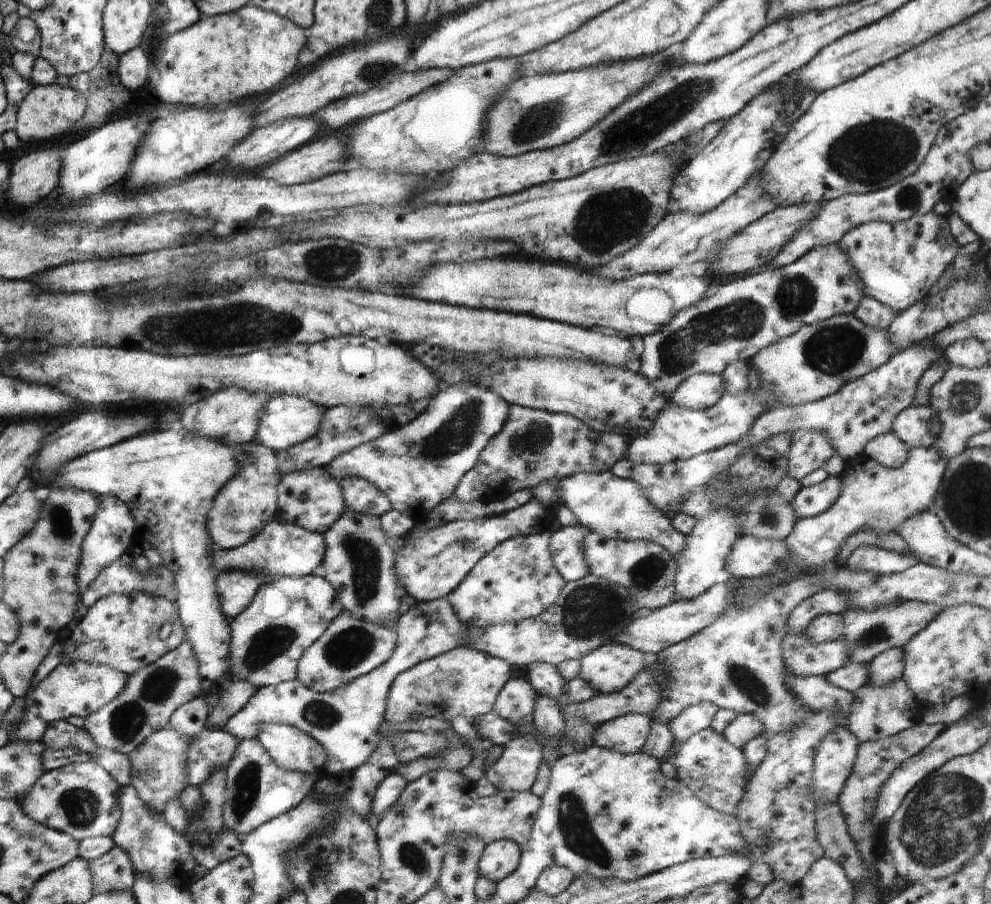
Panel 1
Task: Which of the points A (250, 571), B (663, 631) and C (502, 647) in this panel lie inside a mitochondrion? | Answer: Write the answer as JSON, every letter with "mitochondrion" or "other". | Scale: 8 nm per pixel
{"A":"other","B":"other","C":"other"}

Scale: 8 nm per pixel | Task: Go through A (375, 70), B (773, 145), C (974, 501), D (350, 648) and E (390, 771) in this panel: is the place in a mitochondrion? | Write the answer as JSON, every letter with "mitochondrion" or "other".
{"A":"mitochondrion","B":"other","C":"mitochondrion","D":"mitochondrion","E":"other"}

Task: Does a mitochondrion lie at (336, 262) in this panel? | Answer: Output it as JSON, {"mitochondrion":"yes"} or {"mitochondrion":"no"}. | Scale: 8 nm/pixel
{"mitochondrion":"yes"}

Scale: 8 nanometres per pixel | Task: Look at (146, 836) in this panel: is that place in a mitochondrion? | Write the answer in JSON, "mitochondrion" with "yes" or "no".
{"mitochondrion":"yes"}

